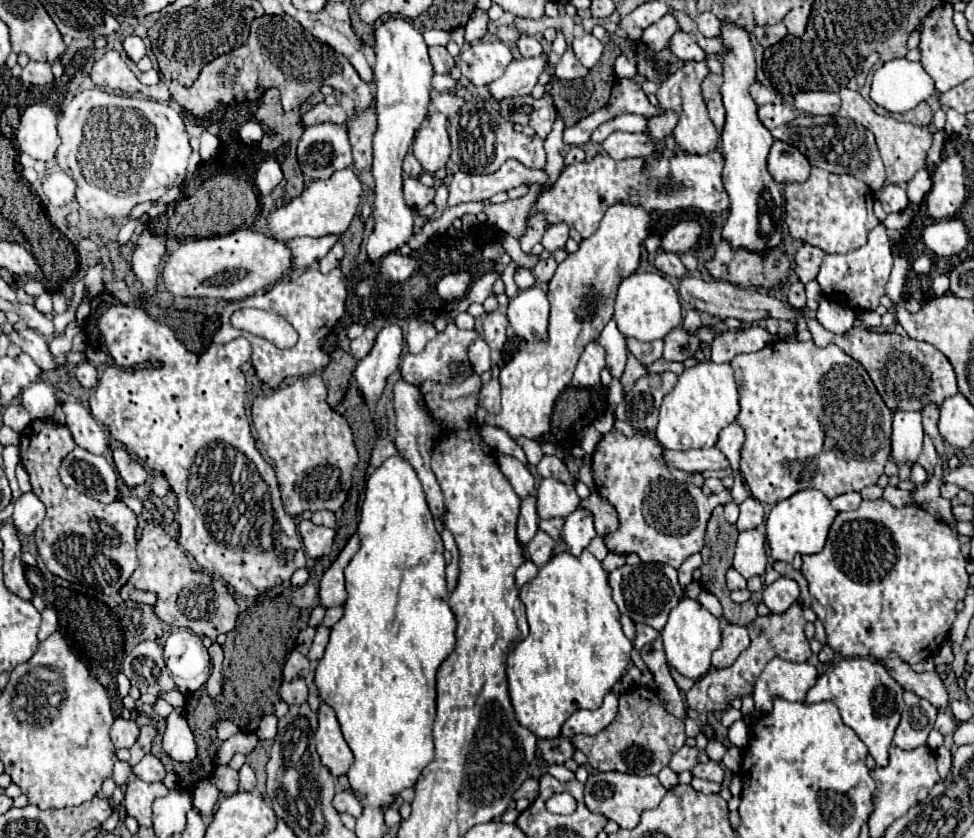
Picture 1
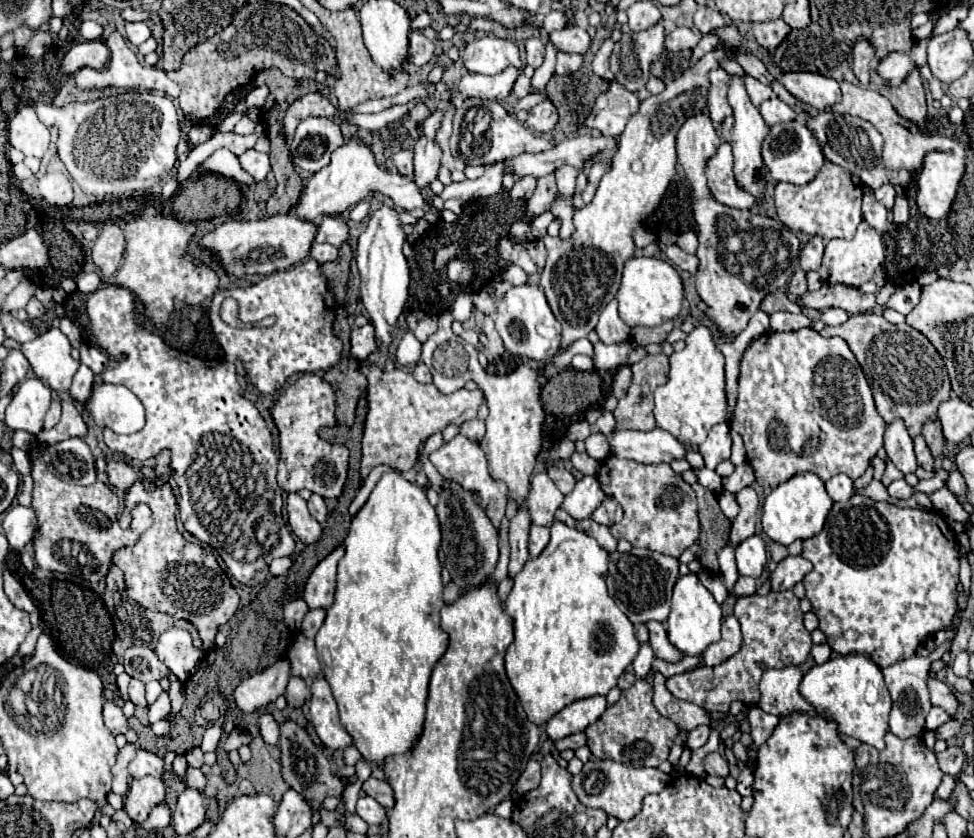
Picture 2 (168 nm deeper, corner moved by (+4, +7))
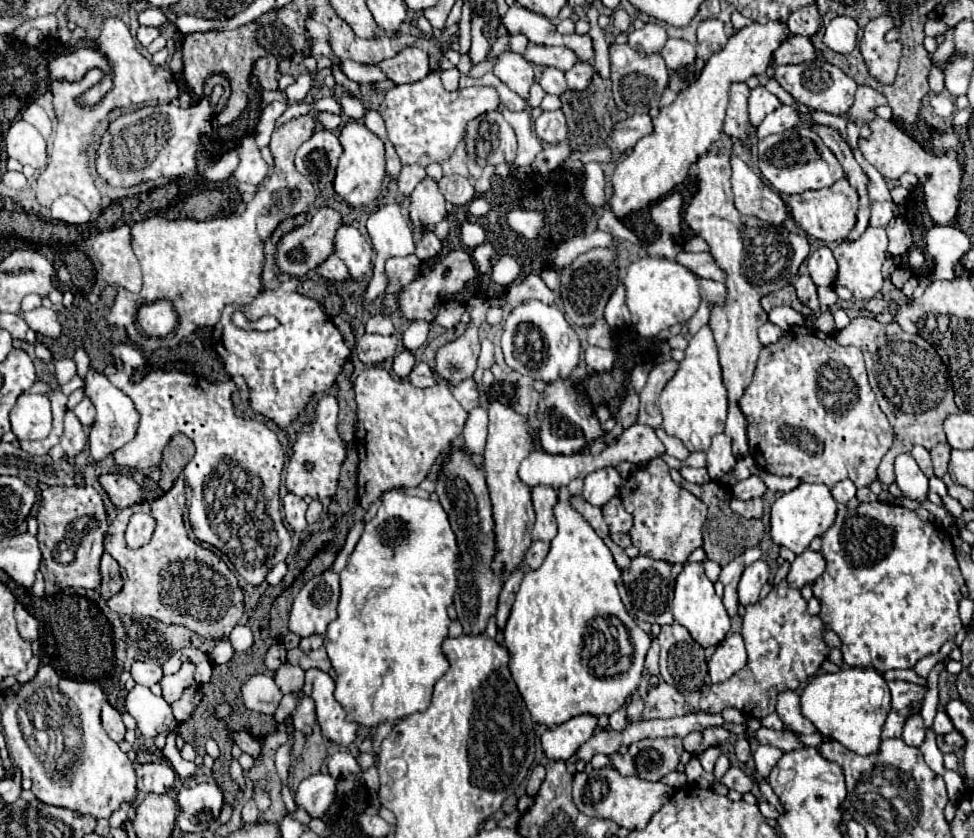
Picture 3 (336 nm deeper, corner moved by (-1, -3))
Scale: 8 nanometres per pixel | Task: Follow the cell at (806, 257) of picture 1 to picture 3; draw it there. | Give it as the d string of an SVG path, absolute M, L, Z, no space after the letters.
M818 247L808 257L808 273L816 285L832 285L838 265L828 247Z

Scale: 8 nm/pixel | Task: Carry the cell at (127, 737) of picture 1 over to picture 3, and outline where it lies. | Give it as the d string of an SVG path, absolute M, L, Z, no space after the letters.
M104 703L102 707L102 725L106 729L106 733L116 741L124 741L124 733L126 733L126 727L122 723L122 715L110 705L110 703Z

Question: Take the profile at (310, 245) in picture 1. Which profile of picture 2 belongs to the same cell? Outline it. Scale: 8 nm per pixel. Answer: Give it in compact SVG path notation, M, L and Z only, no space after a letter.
M321 217L319 219L319 233L317 239L319 243L331 243L335 247L341 247L345 241L349 241L349 227L347 221L339 219L339 217Z

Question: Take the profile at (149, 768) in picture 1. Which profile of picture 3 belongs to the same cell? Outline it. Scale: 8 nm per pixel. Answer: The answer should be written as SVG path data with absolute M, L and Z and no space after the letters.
M144 763L136 765L138 789L144 793L166 793L176 779L176 773L170 765L162 763Z

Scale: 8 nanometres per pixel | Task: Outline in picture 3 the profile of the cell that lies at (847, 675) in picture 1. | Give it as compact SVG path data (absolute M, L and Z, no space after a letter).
M840 667L836 673L820 673L804 689L800 705L802 715L810 719L822 735L842 743L858 755L878 753L880 733L890 713L890 689L878 671Z

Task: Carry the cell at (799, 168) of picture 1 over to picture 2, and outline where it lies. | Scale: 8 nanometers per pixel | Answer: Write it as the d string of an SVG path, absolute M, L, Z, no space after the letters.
M801 119L771 125L761 145L761 155L771 177L777 183L783 181L791 185L805 185L813 181L817 177L817 171L821 171L825 163L825 155L821 155L821 145L817 143L817 139L813 139L813 131L809 131Z

